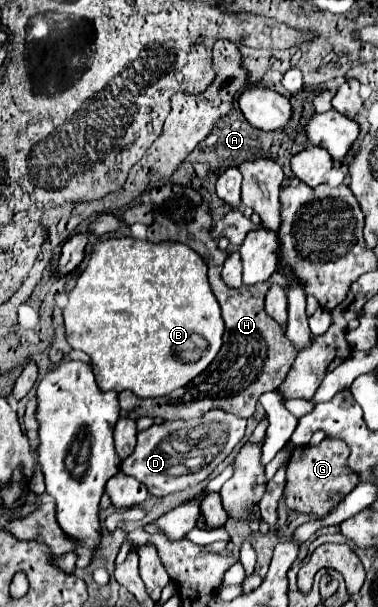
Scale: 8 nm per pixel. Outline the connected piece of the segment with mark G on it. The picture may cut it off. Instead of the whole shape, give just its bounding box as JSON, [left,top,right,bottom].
[285,439,359,515]

